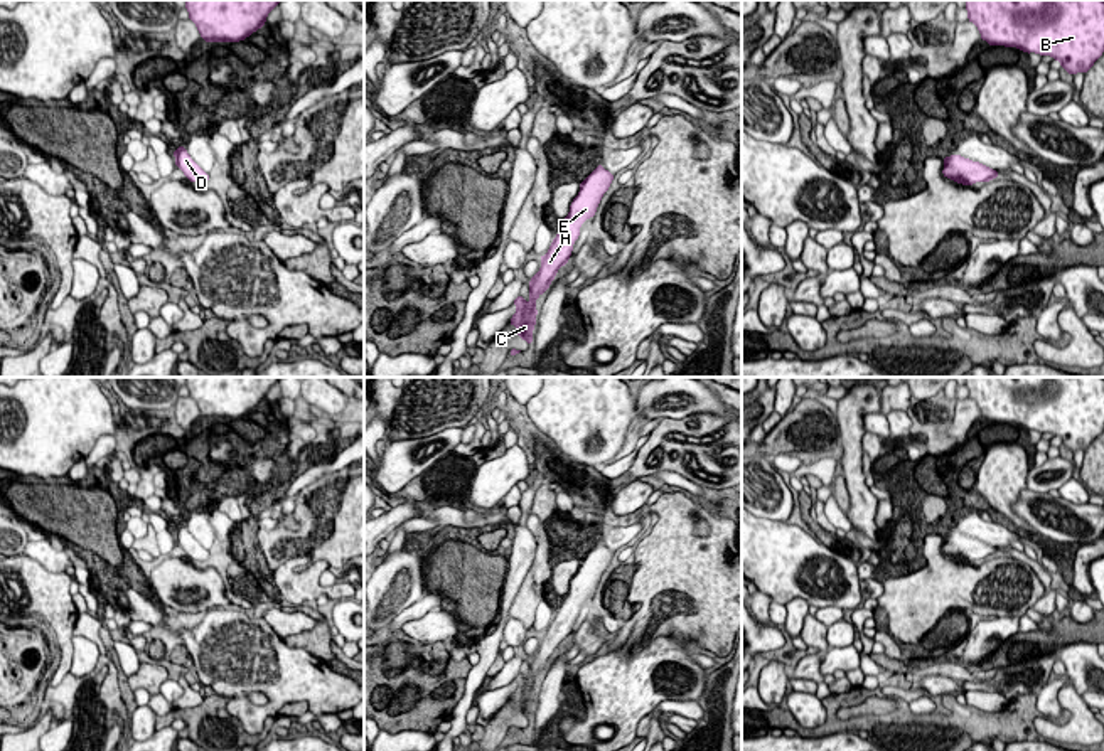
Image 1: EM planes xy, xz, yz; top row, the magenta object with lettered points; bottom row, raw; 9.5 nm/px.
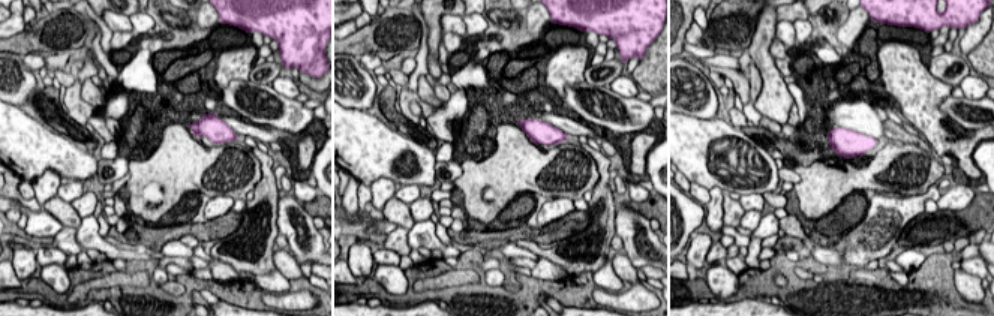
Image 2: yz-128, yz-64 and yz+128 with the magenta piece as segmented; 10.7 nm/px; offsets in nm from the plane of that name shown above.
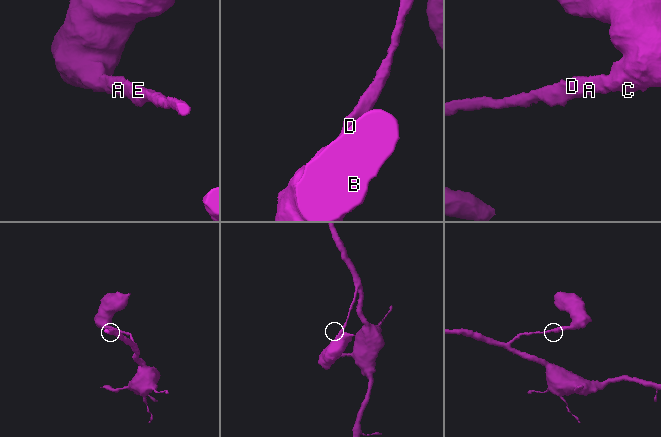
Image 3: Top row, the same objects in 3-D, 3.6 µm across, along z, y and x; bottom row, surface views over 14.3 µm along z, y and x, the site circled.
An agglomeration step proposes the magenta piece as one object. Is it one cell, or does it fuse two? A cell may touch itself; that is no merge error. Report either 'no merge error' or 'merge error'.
no merge error

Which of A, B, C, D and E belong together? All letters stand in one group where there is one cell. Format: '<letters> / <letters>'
A B C D E

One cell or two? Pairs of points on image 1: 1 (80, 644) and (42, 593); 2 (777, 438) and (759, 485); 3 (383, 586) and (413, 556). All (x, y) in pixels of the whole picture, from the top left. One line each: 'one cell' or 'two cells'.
1: two cells
2: two cells
3: one cell

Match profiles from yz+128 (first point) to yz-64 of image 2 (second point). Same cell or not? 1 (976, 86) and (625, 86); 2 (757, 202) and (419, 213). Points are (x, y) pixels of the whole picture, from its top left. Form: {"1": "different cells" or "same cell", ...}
{"1": "same cell", "2": "different cells"}

